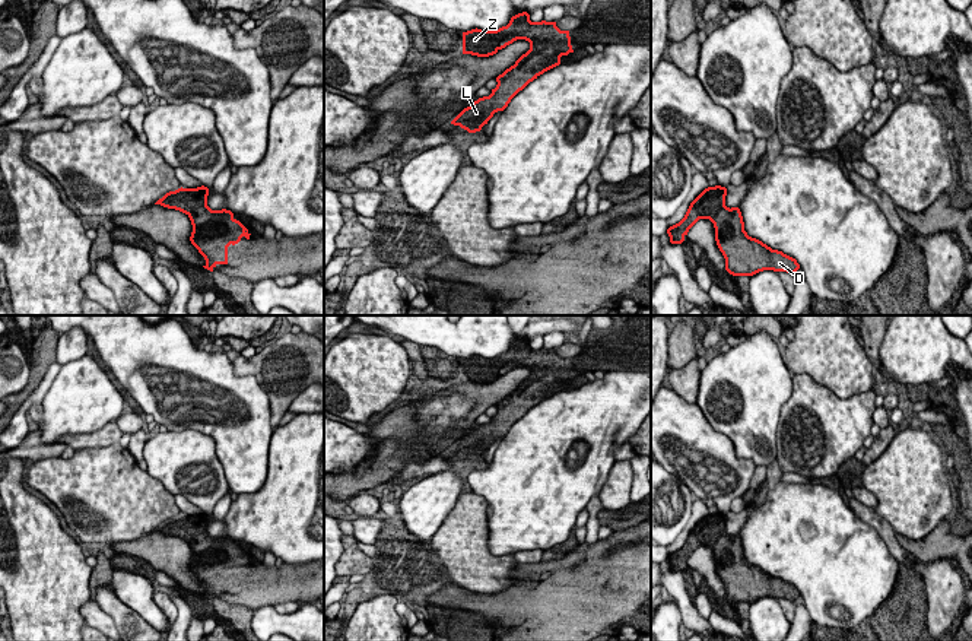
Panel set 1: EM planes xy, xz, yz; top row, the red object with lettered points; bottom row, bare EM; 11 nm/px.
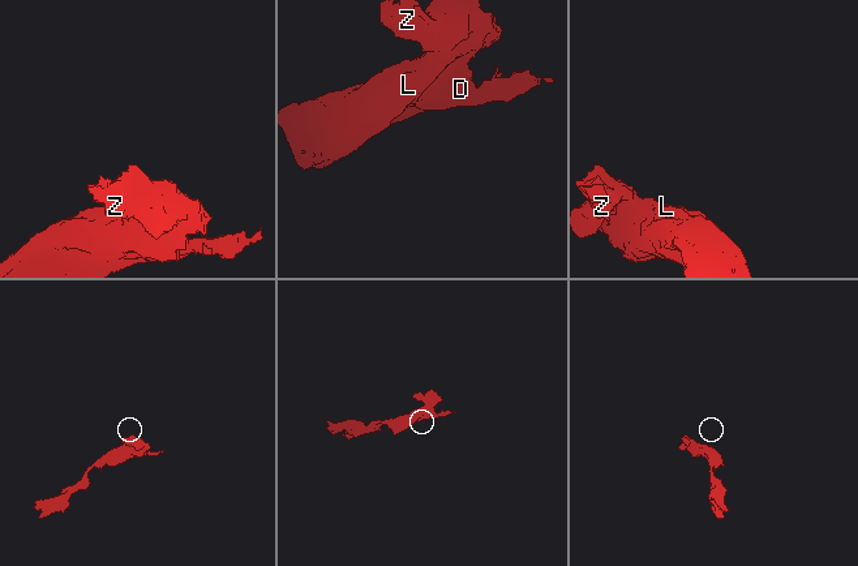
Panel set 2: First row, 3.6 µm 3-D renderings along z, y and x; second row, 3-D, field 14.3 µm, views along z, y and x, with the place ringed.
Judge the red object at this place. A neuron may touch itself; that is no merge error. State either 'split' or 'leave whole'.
split

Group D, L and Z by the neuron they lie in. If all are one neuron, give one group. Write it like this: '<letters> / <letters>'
D L / Z

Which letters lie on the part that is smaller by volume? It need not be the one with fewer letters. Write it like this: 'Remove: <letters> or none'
Remove: Z

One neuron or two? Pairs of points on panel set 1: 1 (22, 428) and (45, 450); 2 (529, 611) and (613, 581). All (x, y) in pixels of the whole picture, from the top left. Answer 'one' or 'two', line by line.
1: two
2: one

